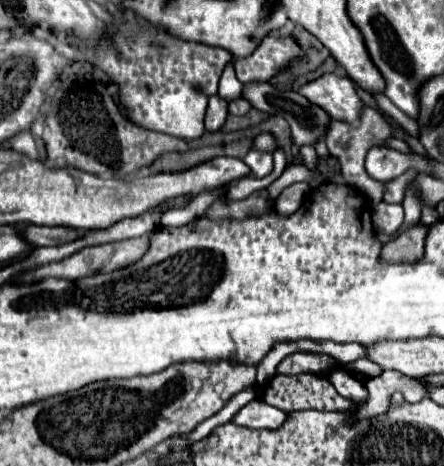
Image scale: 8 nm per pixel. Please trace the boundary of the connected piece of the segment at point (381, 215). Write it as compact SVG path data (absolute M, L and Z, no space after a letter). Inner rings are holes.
M377 204L371 214L372 223L379 233L395 233L403 225L402 204Z

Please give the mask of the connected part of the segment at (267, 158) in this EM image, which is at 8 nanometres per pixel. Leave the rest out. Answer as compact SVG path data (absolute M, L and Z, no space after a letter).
M249 151L243 159L251 173L255 177L267 177L273 171L273 155L271 153L259 153L259 151Z

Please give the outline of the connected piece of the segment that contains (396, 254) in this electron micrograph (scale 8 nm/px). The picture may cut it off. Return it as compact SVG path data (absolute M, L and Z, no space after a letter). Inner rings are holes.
M413 227L407 233L399 235L397 239L385 243L383 259L385 261L417 261L423 255L423 239L427 227Z

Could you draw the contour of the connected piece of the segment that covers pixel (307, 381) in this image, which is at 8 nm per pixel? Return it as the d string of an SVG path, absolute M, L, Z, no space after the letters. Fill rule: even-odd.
M275 375L263 387L263 401L285 413L301 409L347 411L351 403L341 397L323 375Z

